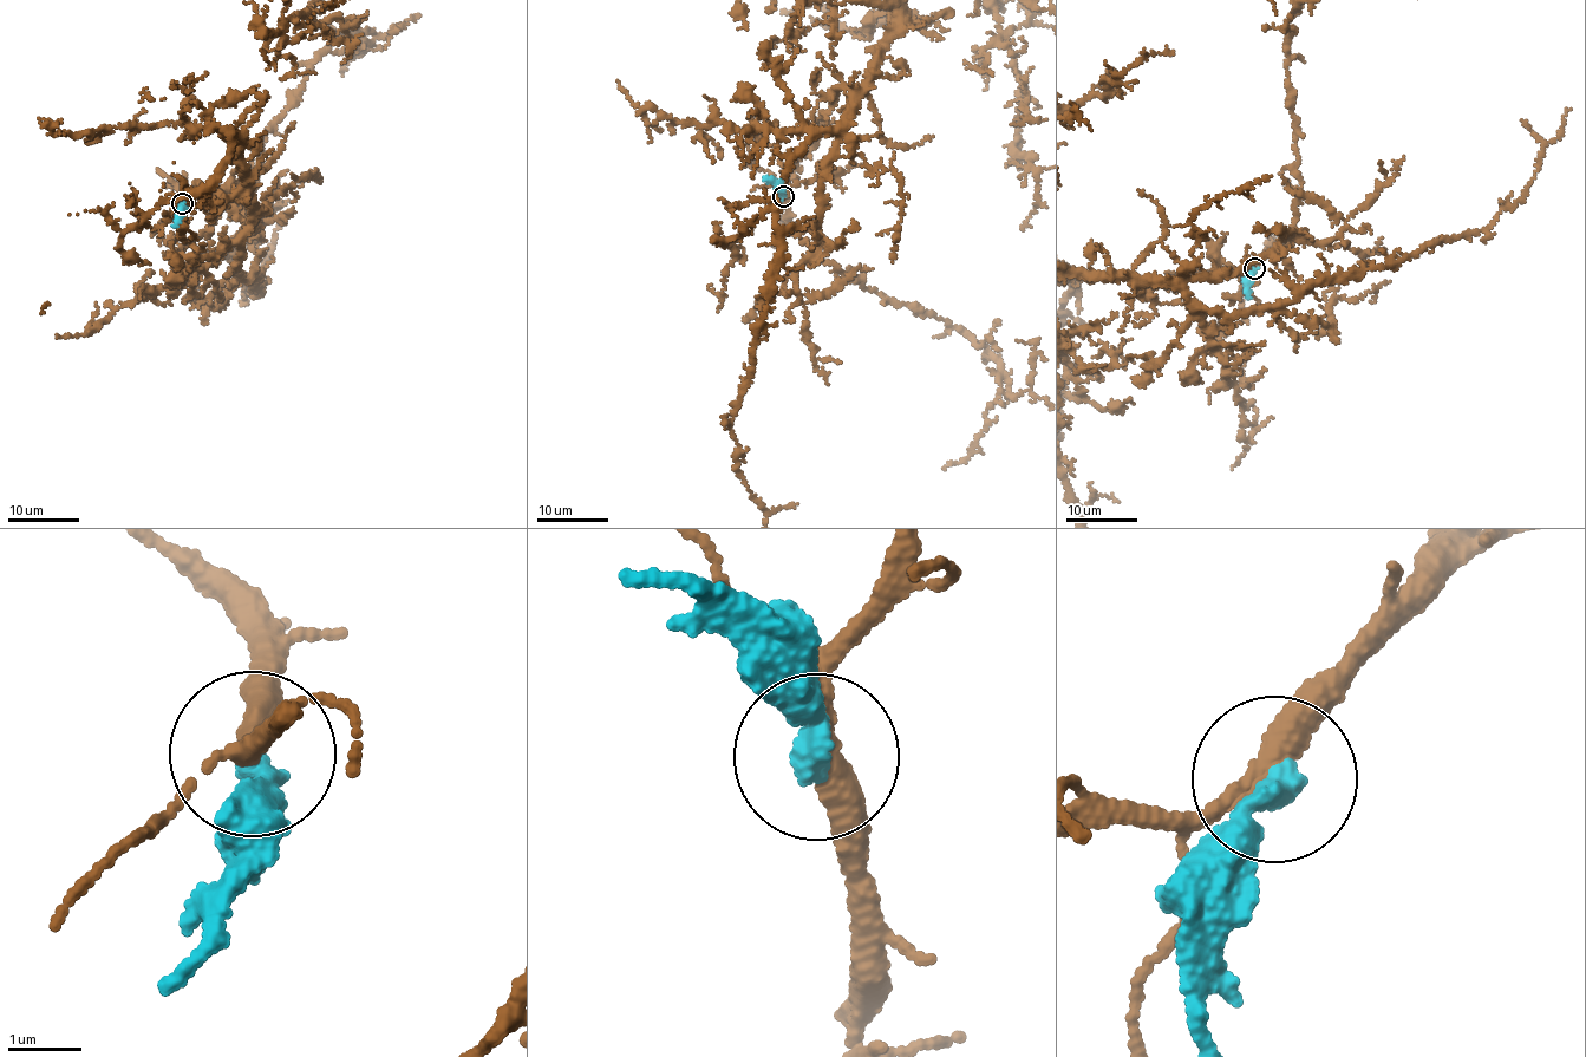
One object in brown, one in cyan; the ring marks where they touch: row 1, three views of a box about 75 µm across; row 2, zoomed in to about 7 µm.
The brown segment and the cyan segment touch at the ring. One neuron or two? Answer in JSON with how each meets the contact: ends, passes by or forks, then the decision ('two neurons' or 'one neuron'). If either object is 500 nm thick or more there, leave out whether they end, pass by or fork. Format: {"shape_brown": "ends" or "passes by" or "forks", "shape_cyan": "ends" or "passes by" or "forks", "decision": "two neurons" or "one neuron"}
{"shape_brown": "passes by", "shape_cyan": "ends", "decision": "two neurons"}

